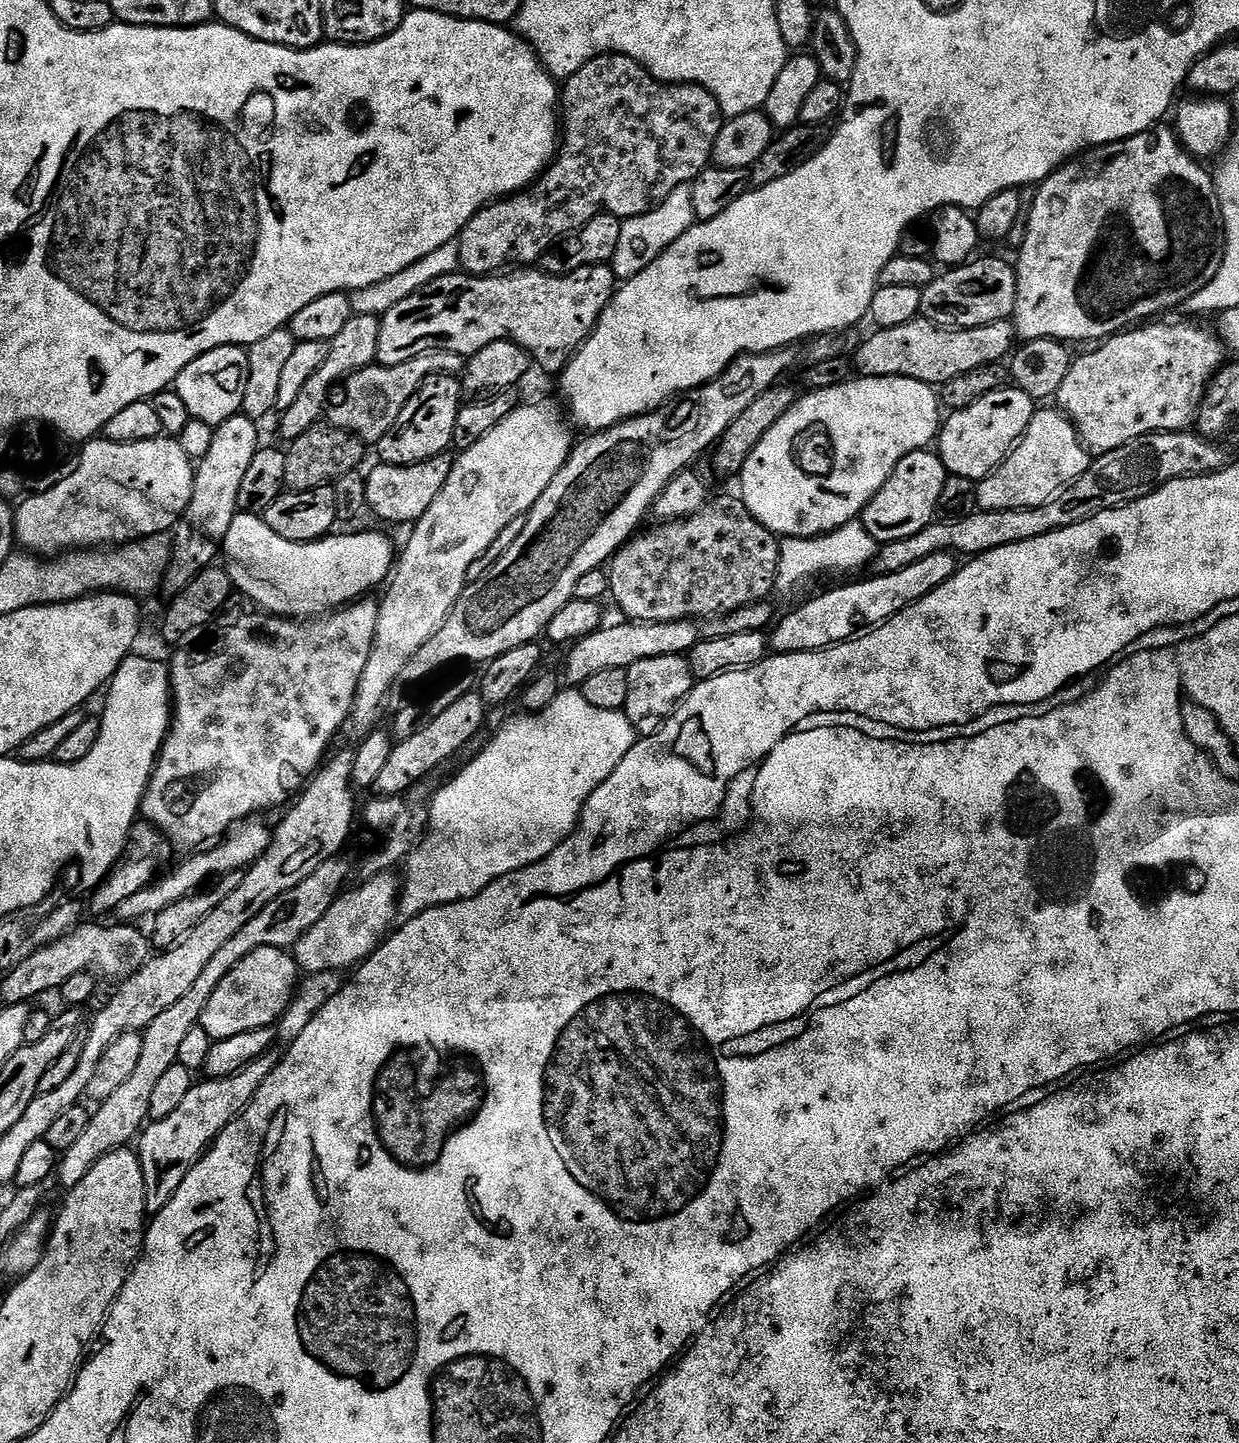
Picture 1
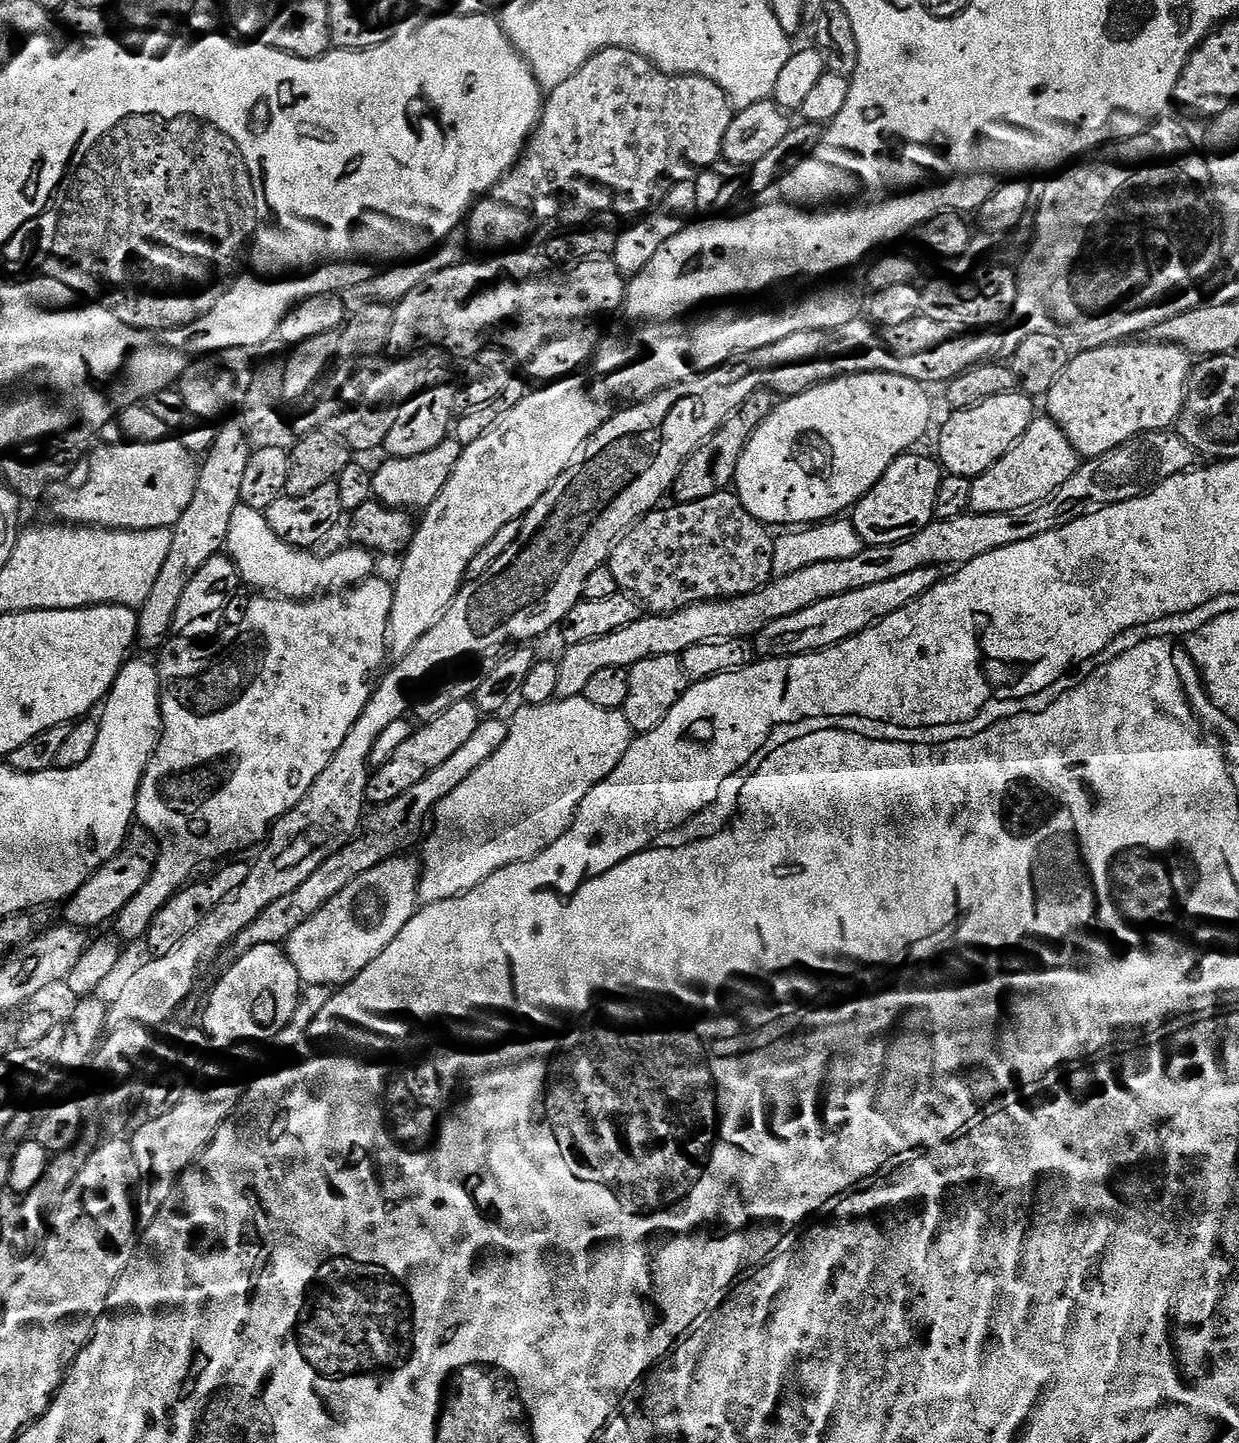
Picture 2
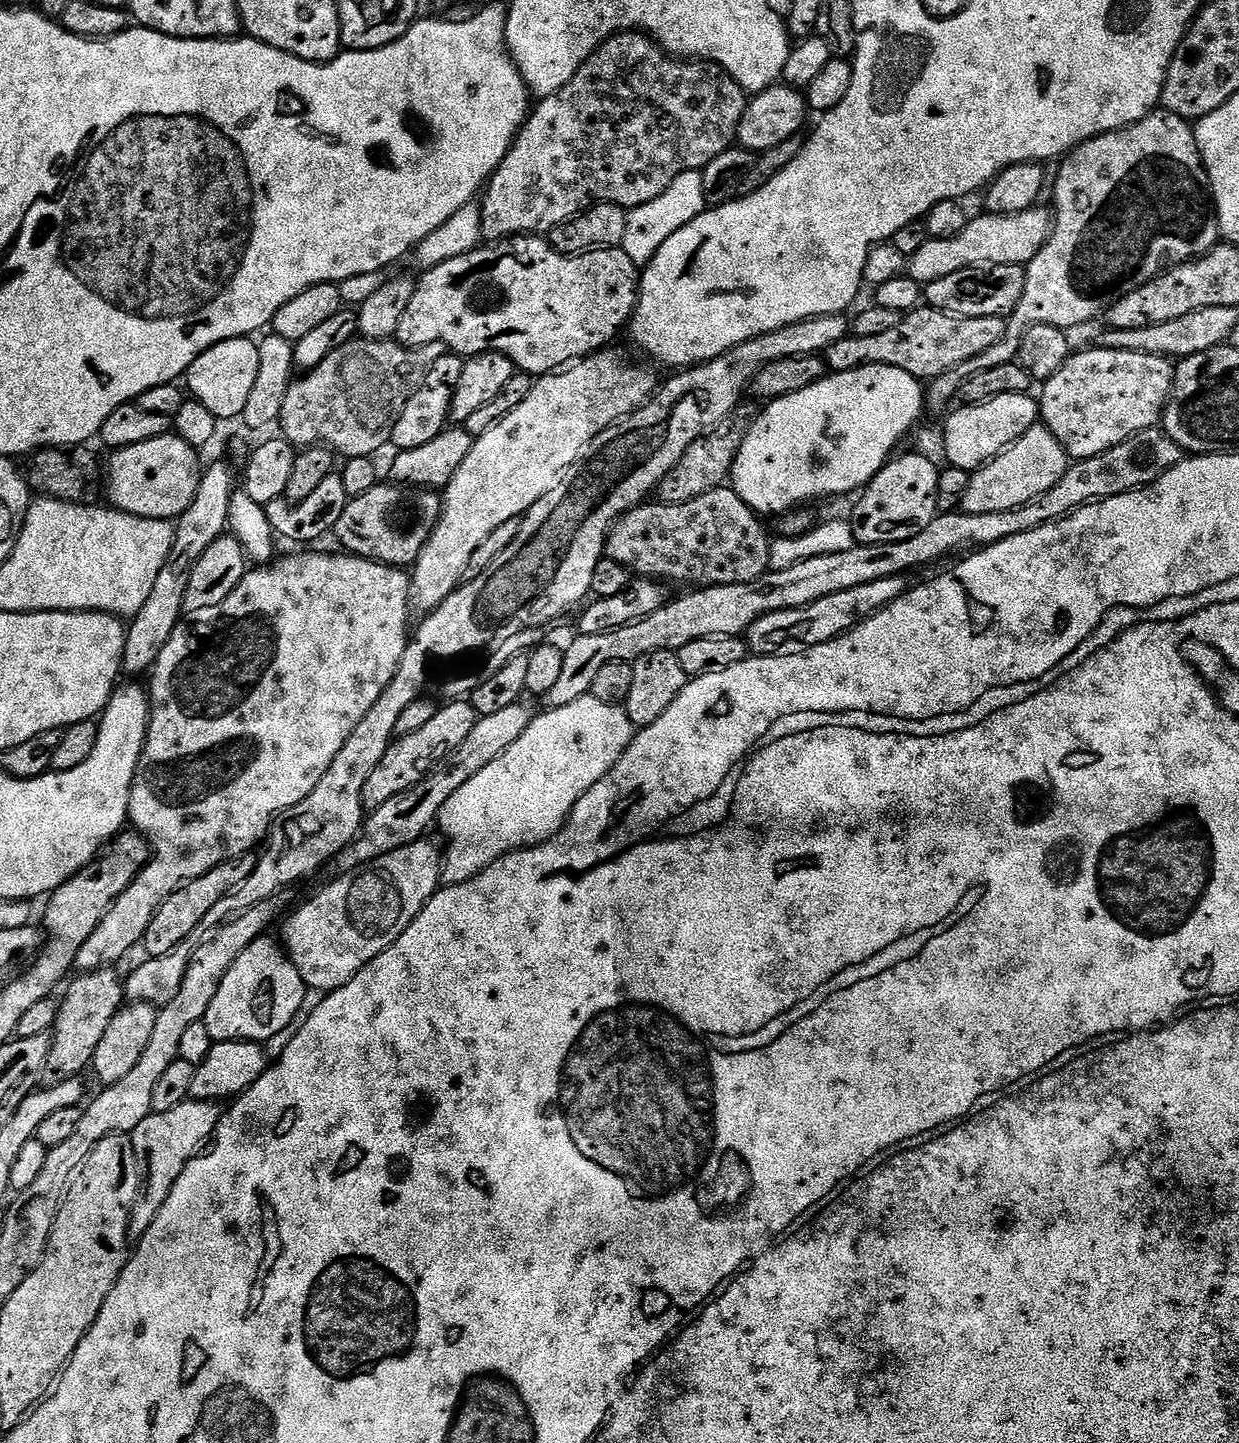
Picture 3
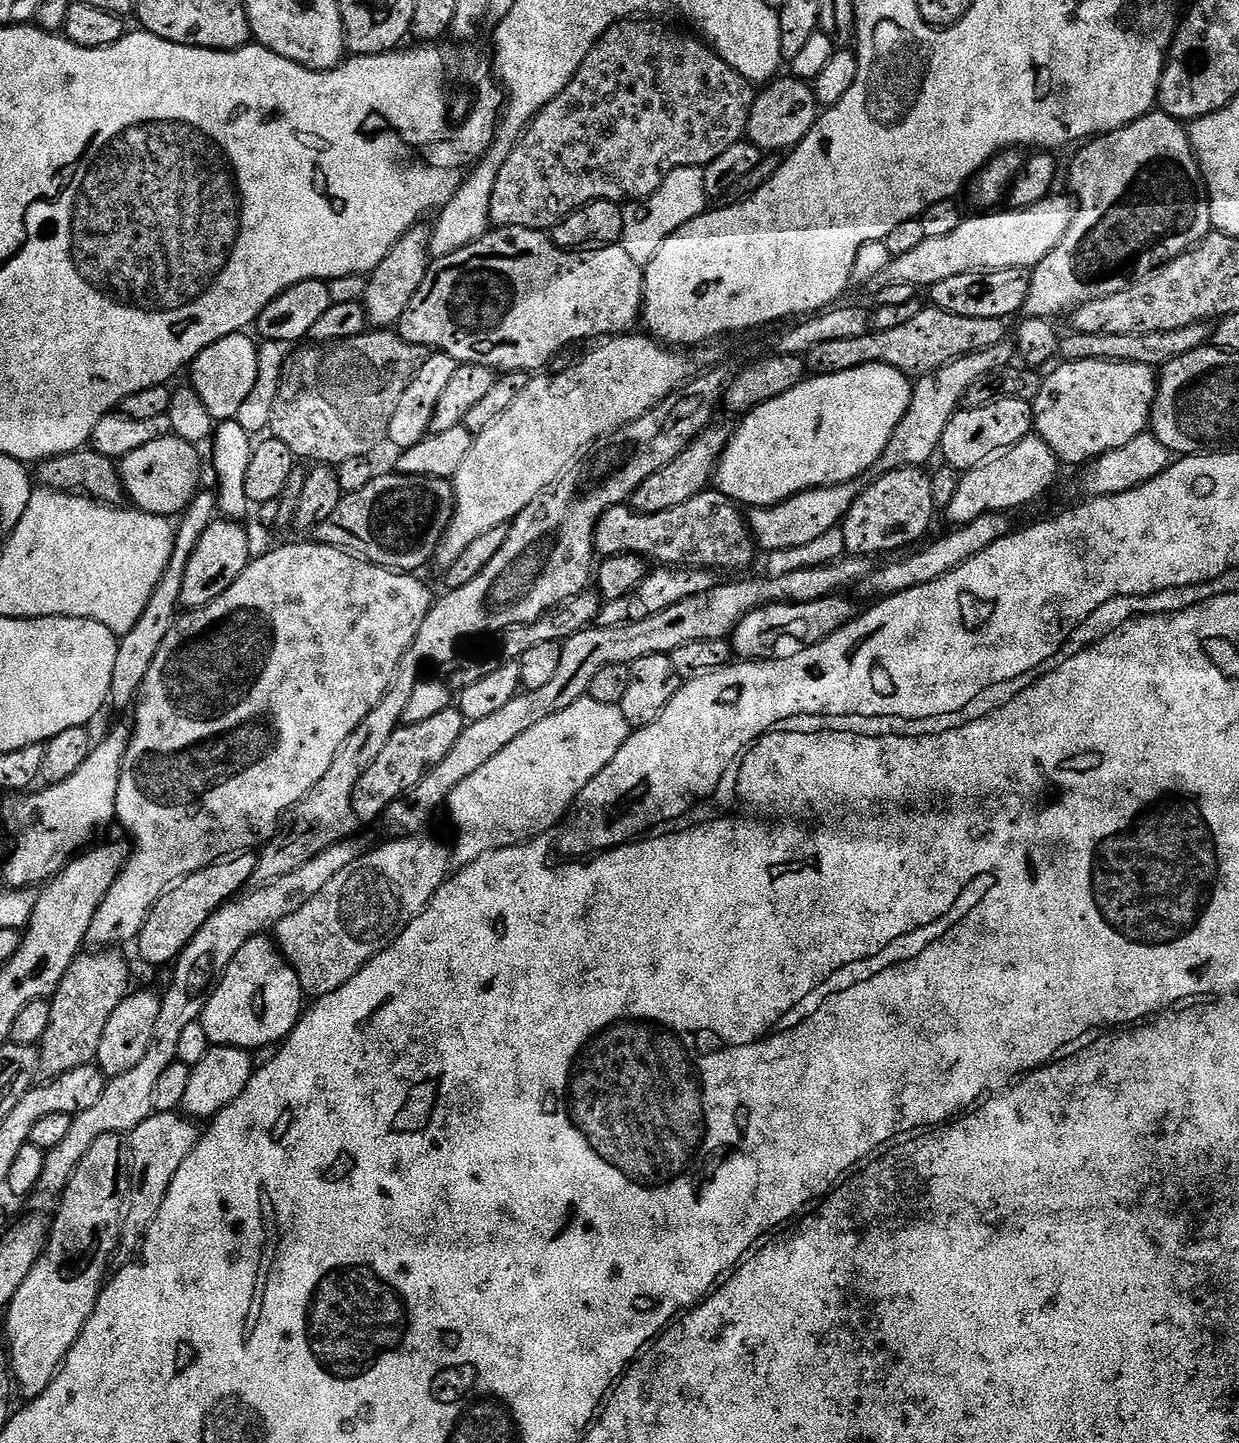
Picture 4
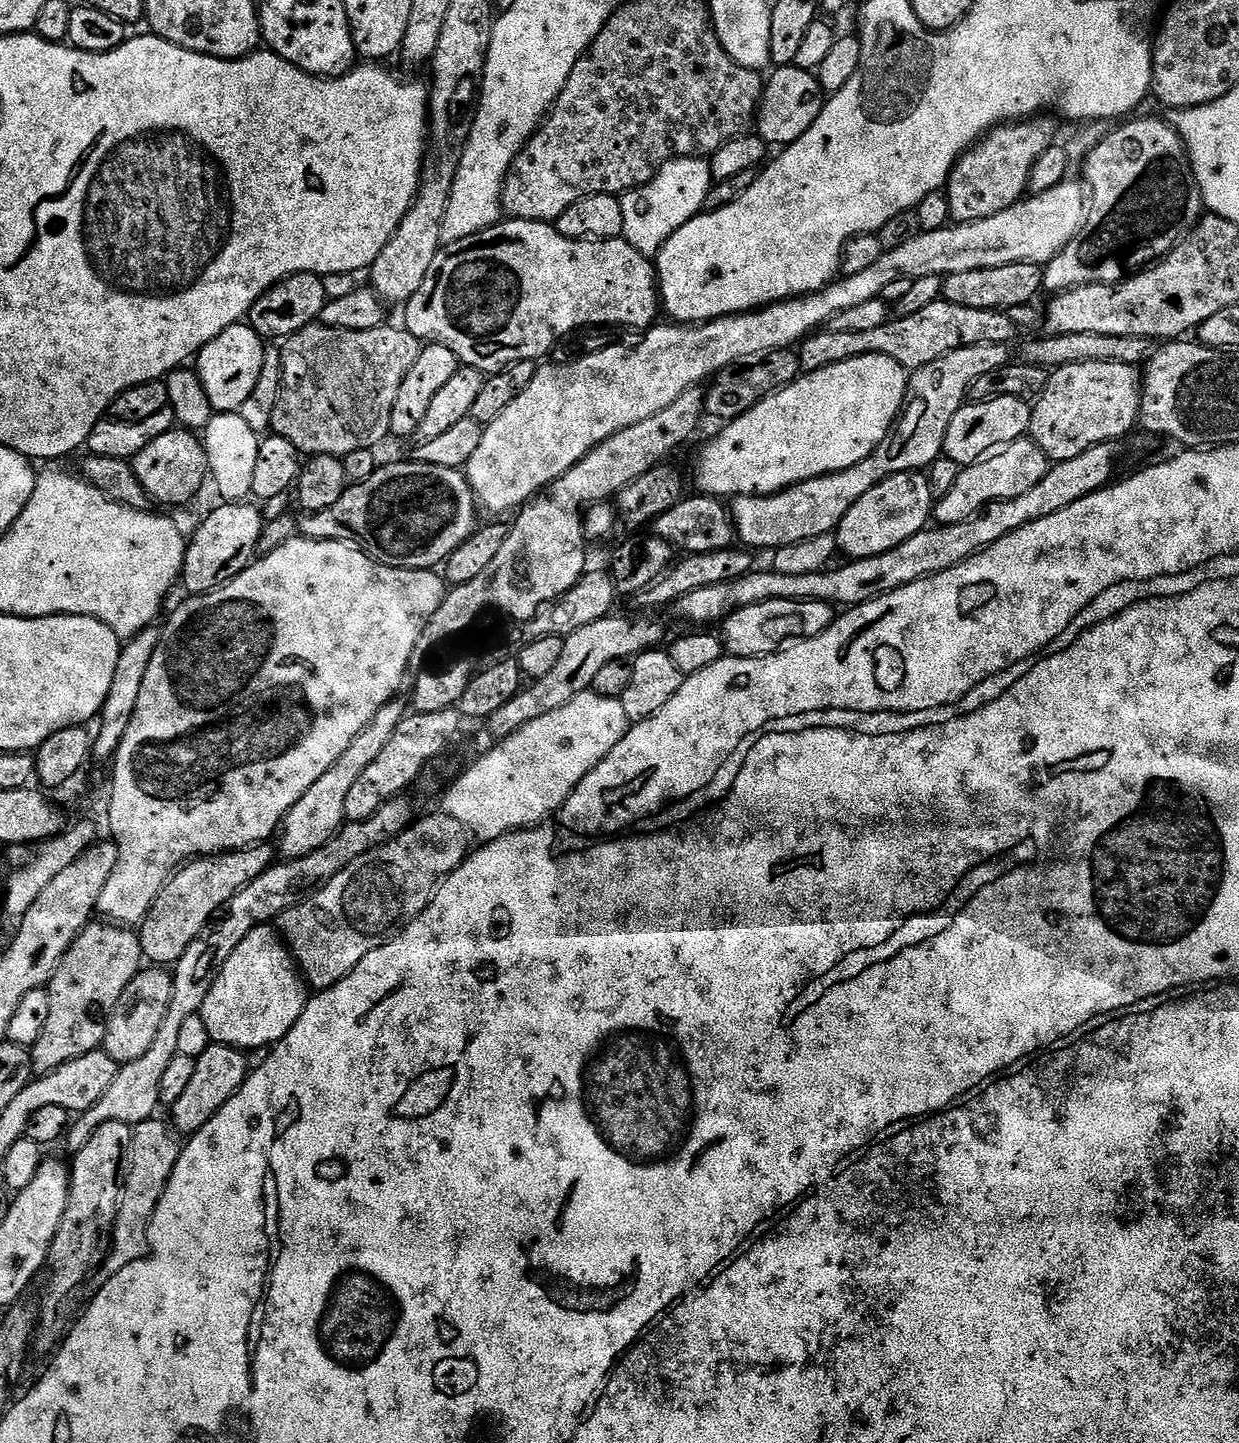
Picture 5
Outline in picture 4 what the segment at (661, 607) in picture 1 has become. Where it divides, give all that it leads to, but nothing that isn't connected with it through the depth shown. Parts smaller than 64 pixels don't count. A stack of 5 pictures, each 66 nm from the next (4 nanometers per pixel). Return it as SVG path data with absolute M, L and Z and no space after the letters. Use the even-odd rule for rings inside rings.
M719 490L698 494L698 498L690 498L674 510L662 510L662 514L642 514L627 503L615 504L602 514L592 547L601 557L633 552L660 566L713 570L748 568L758 553L741 505Z

